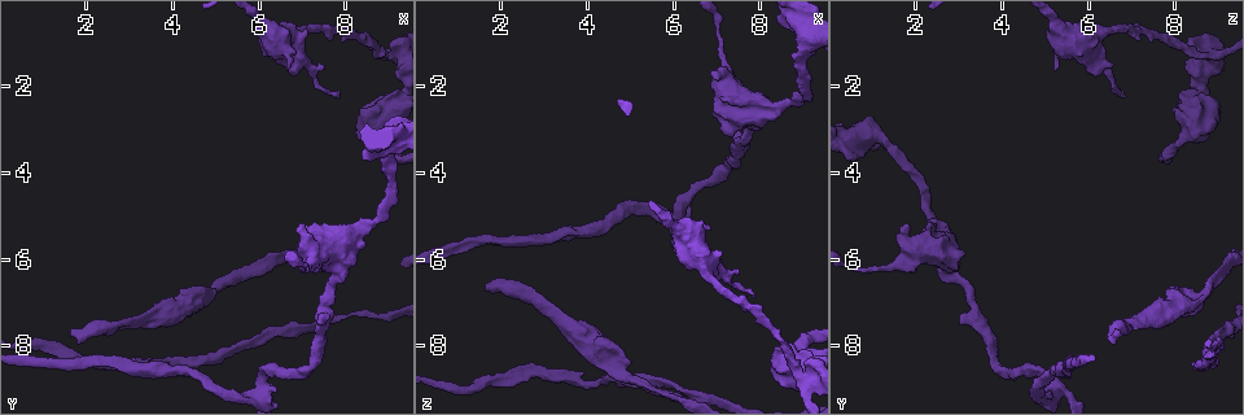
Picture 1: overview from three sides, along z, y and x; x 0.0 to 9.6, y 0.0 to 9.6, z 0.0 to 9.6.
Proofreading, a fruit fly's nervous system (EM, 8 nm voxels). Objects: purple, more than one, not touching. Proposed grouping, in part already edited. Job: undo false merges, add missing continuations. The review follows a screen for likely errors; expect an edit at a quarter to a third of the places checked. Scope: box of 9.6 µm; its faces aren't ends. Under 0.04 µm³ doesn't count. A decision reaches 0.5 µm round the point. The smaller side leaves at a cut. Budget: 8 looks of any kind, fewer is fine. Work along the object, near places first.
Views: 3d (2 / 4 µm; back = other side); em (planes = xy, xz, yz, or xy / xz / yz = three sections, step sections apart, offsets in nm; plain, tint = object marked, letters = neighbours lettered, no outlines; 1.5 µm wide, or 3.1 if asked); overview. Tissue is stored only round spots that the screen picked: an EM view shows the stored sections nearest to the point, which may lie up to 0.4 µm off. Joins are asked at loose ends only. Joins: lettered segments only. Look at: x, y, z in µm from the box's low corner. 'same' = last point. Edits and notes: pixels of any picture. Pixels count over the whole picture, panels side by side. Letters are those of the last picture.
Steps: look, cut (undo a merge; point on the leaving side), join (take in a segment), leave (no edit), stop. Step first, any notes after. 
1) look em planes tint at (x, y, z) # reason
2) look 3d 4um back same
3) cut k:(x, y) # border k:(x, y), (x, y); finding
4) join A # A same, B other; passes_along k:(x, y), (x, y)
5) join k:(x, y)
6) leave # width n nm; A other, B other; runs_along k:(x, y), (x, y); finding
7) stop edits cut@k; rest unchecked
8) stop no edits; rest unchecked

look 3d 2um back at (1.65, 7.80, 6.65) # free end

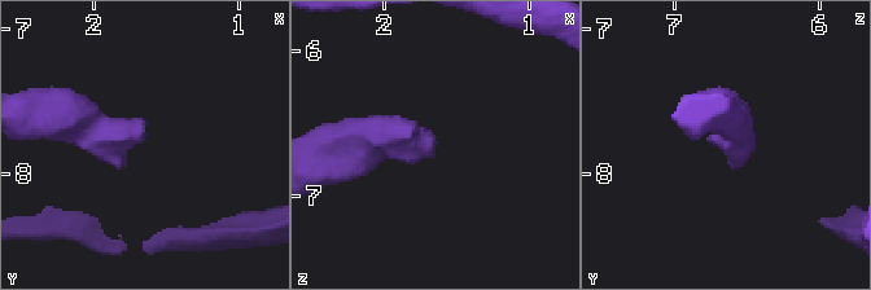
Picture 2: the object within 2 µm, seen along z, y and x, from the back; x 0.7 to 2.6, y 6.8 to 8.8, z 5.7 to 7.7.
look em planes letters at (1.66, 7.76, 6.66) # shape alone is not enough

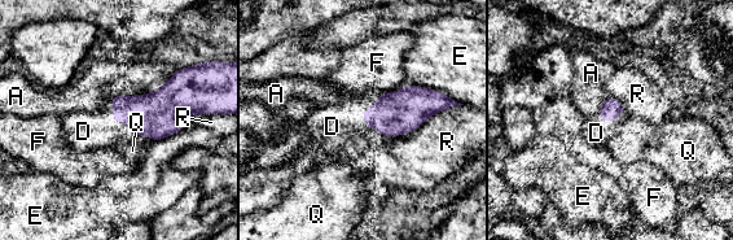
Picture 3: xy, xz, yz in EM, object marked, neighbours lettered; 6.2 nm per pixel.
join D # width 140 nm; A other, D same, E other, F other, Q other, R other; the neuron continues

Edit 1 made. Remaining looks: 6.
look em xy step 8 tint at (4.25, 7.05, 8.15) # calibre changes

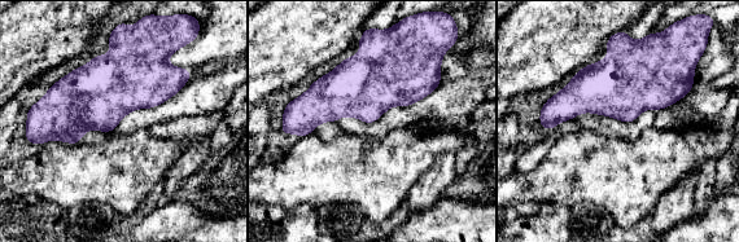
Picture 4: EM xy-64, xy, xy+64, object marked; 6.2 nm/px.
look em planes tint same

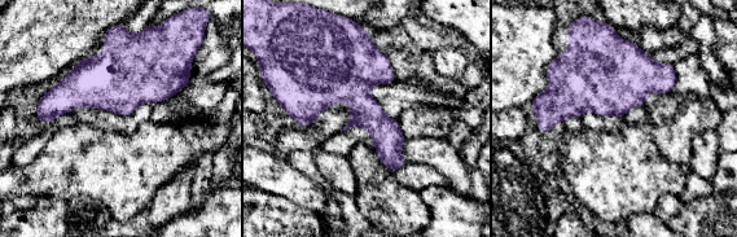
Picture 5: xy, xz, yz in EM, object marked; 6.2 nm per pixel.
look em planes letters same

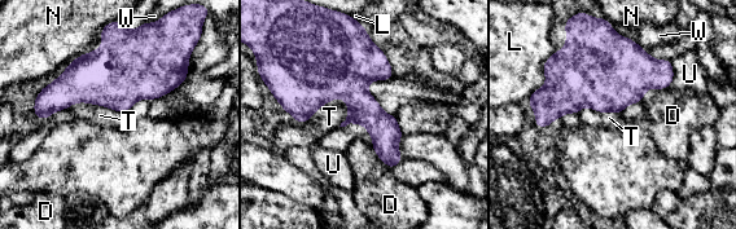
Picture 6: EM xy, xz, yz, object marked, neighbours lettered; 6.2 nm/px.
leave # D other, L other, N other, T other, U other, W other; border 6:(119, 18), (101, 27); all the same neuron

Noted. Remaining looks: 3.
stop edits join@3; rest unchecked

